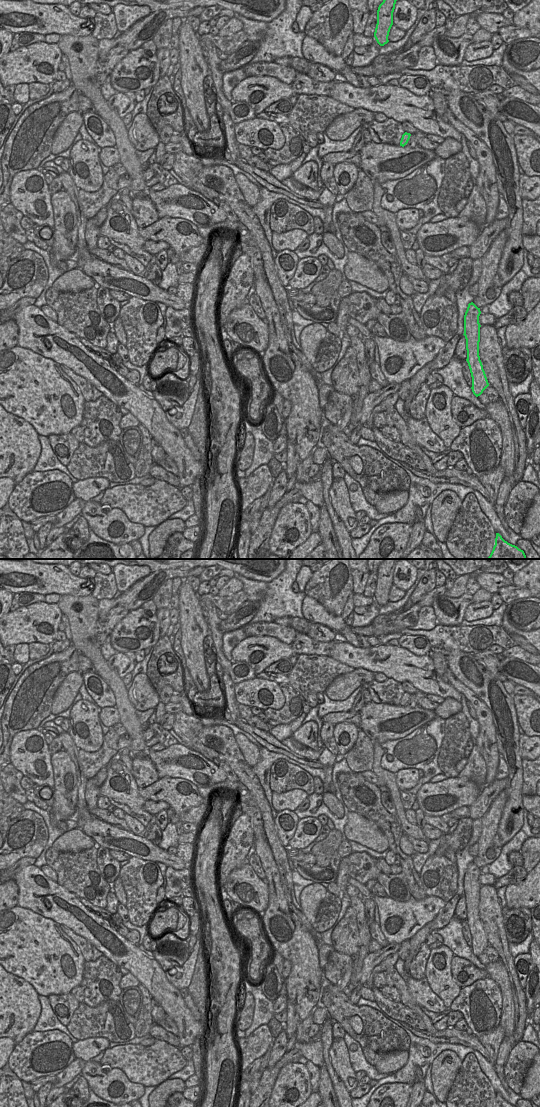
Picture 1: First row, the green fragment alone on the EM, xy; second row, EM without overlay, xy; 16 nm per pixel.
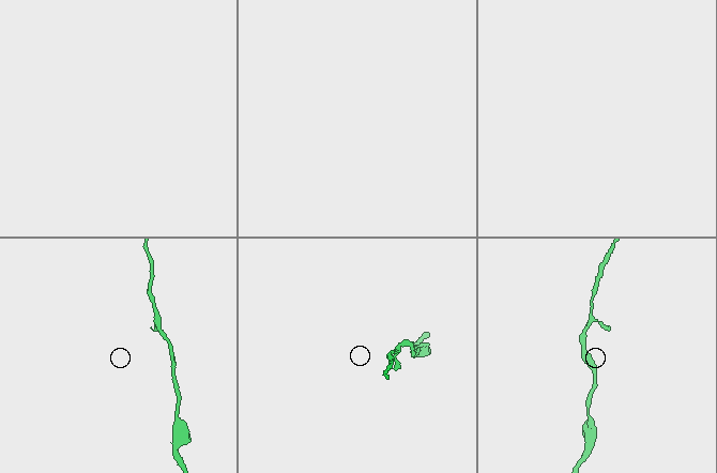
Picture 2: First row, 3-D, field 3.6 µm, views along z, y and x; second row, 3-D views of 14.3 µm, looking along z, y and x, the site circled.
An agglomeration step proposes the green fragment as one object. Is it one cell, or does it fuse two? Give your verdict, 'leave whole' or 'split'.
leave whole

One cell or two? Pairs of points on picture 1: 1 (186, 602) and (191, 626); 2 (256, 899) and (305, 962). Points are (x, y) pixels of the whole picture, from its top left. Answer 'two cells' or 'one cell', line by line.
1: one cell
2: two cells

